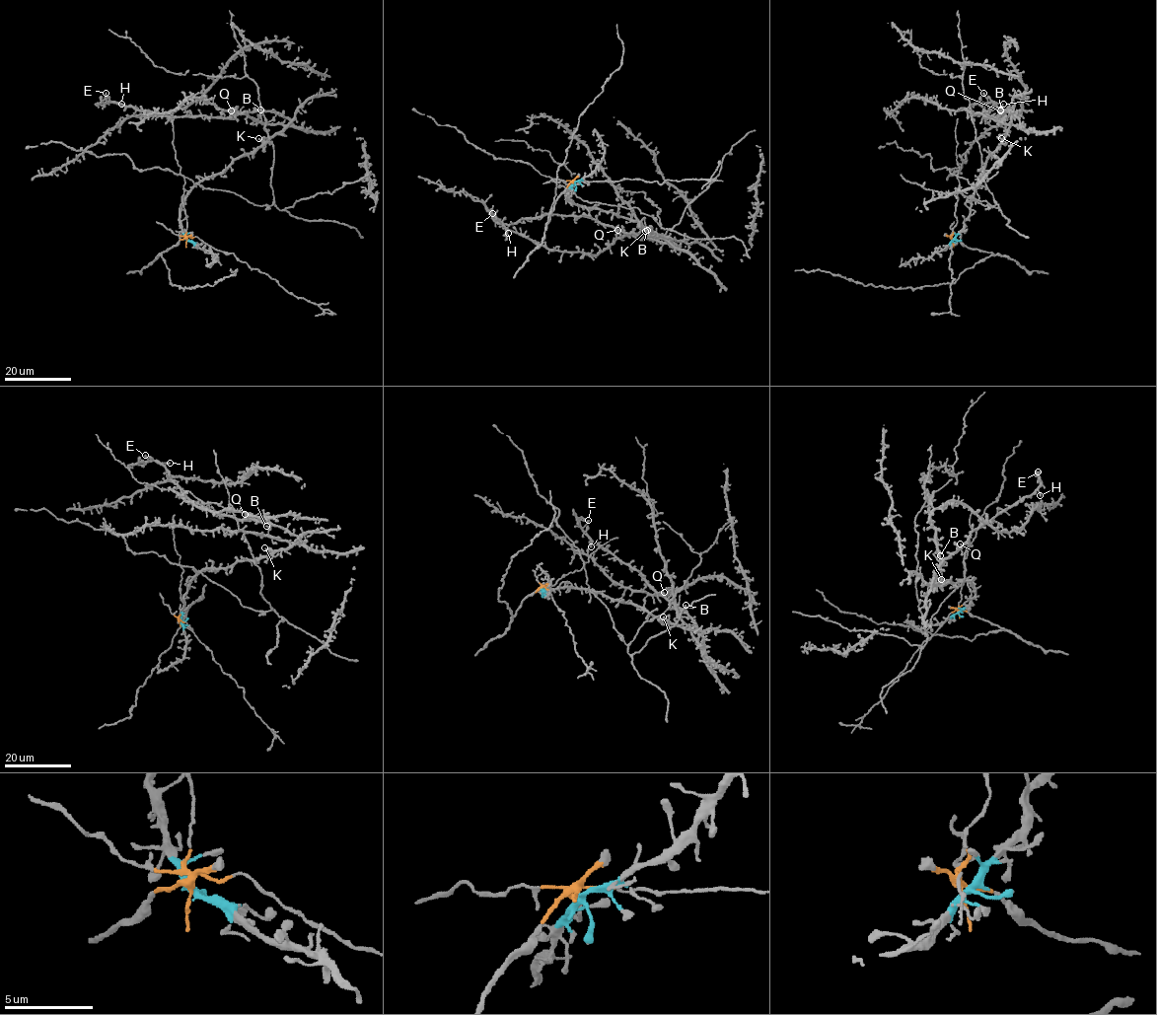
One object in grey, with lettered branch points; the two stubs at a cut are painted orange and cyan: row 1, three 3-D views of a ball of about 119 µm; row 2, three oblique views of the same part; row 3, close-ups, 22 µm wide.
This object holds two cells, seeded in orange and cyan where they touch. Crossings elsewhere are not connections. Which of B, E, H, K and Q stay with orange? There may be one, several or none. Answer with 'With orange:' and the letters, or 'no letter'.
With orange: no letter

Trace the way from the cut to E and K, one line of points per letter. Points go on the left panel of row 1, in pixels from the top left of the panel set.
E: (186, 241), (180, 215), (184, 195), (290, 121), (263, 110), (158, 115), (111, 103), (106, 93)
K: (186, 241), (180, 215), (184, 195), (196, 183), (221, 174), (235, 160), (253, 154), (263, 143), (258, 138)

